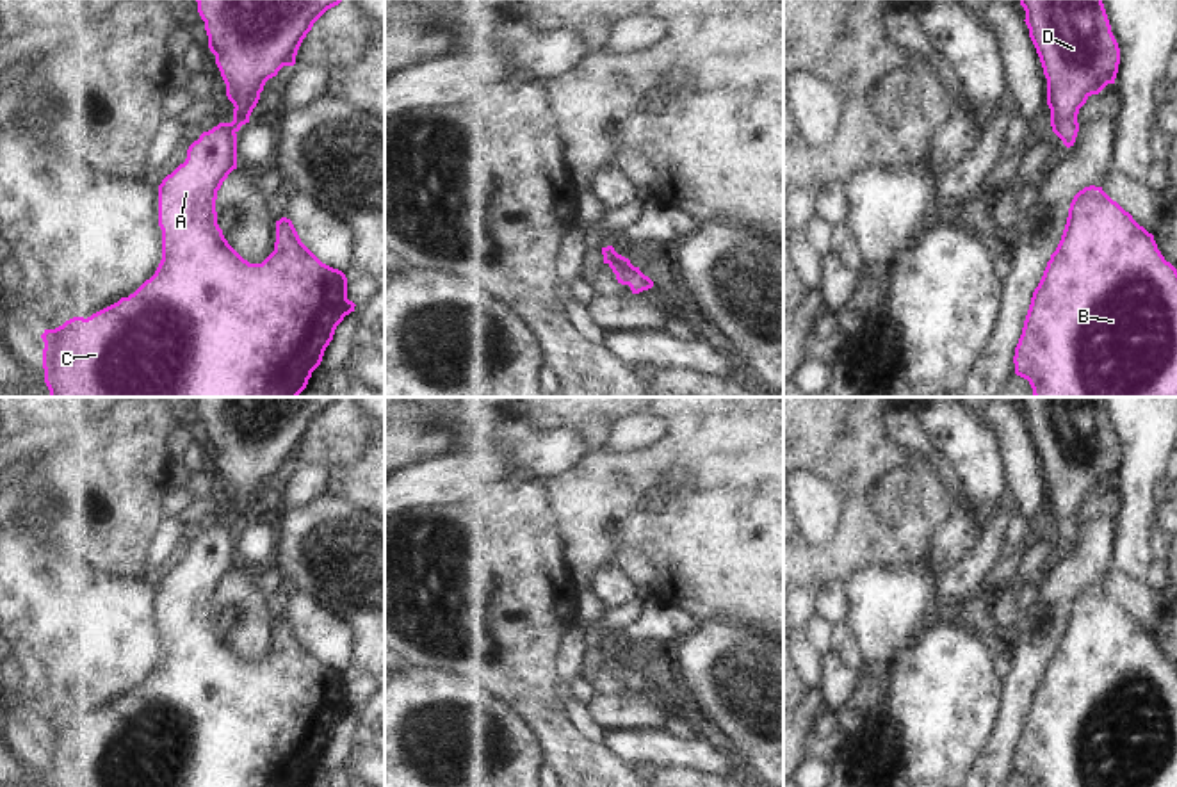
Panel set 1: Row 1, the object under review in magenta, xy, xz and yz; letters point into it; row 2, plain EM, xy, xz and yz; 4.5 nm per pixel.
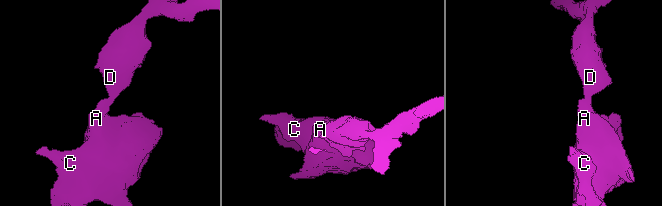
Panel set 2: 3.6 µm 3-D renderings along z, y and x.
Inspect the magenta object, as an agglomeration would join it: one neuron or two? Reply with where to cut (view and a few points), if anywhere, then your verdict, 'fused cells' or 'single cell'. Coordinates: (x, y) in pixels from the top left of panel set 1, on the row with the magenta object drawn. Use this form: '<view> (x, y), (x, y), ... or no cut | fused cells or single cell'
no cut | single cell

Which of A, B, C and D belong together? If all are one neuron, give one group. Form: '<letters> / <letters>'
A B C D

